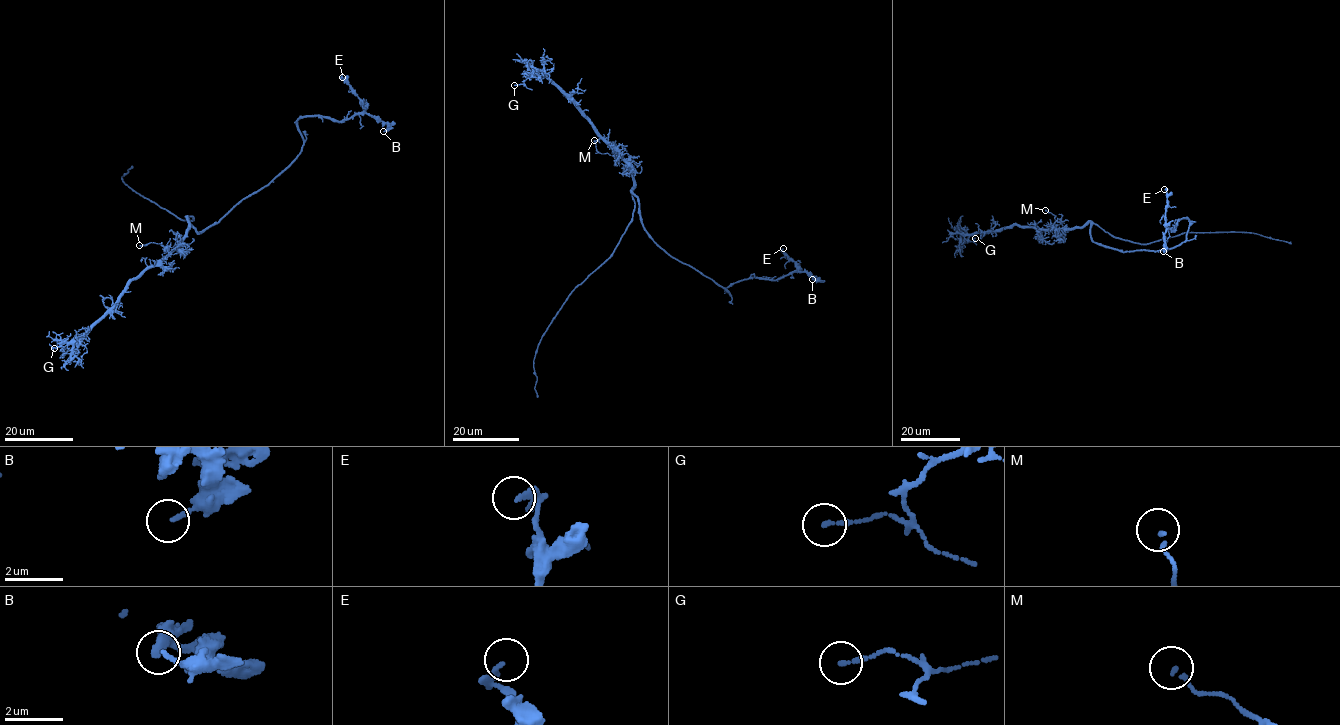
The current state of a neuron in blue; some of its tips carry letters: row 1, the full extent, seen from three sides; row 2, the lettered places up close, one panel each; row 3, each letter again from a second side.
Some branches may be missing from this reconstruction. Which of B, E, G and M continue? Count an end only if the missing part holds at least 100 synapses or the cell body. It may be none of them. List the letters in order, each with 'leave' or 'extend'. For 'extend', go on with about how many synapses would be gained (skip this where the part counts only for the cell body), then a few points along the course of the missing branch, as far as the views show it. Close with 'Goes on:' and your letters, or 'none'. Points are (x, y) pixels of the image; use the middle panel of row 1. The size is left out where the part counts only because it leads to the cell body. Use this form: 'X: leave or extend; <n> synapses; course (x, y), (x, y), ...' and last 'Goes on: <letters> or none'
B: leave
E: leave
G: leave
M: leave
Goes on: none

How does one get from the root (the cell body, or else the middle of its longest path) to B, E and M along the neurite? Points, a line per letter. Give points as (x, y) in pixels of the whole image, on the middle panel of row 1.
B: (642, 220), (657, 246), (730, 294), (730, 285), (749, 278), (776, 280), (797, 271), (817, 279), (812, 279)
E: (642, 220), (657, 246), (730, 294), (726, 288), (742, 280), (776, 280), (793, 272), (797, 263), (783, 248)
M: (642, 220), (638, 198), (632, 191), (633, 175), (628, 162), (617, 155), (600, 153), (594, 140)

